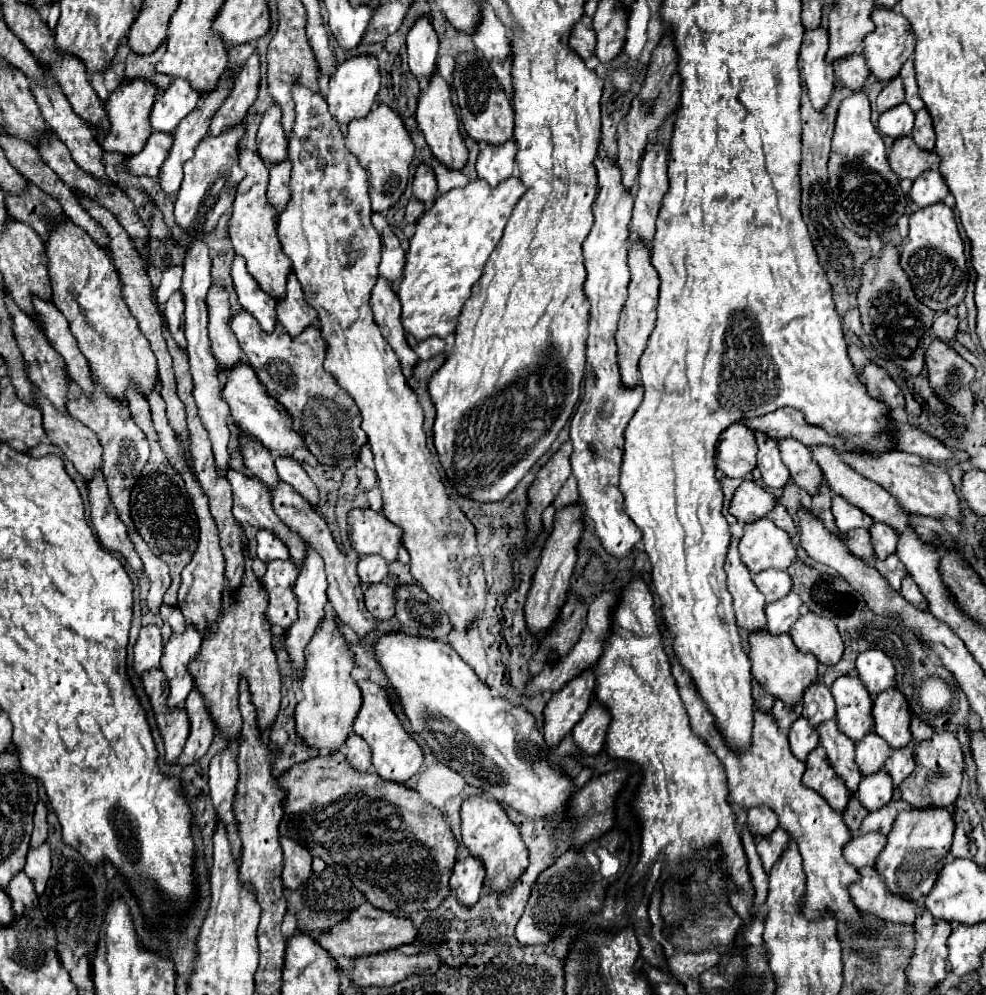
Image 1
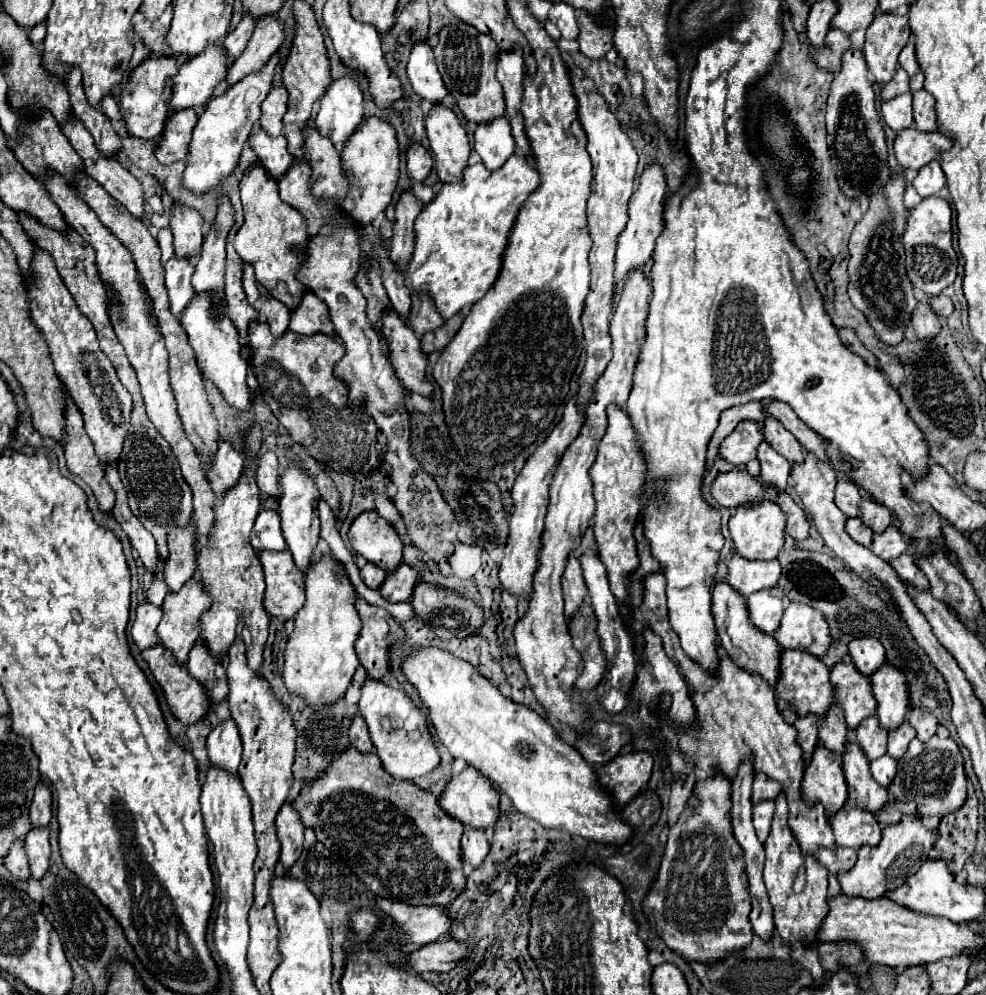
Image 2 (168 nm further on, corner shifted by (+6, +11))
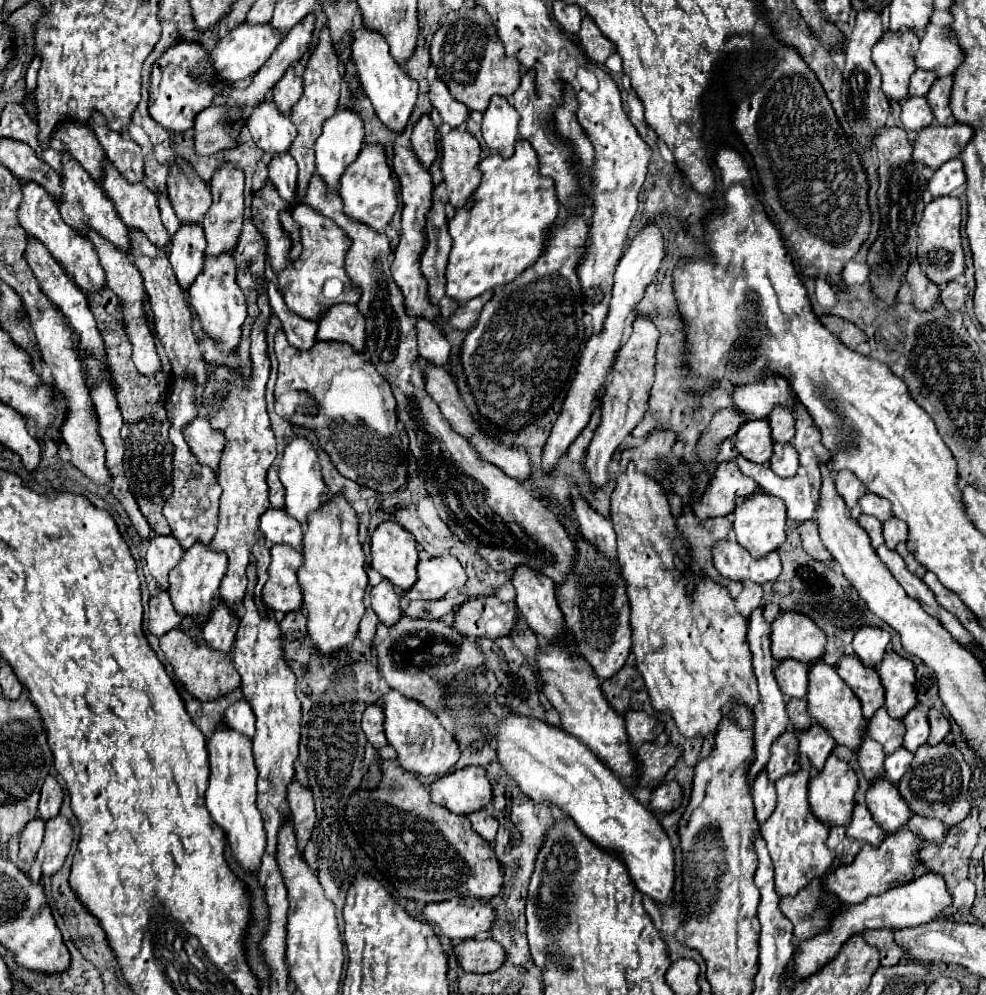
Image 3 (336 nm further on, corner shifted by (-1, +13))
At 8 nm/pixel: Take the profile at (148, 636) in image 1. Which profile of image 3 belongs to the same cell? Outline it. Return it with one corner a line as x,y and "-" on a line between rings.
160,593
150,599
150,615
148,615
148,631
156,637
162,637
170,629
174,629
182,617
174,611
168,593

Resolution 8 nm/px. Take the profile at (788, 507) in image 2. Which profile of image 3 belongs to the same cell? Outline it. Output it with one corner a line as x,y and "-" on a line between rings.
814,519
800,523
800,525
798,525
798,531
800,531
800,539
802,539
804,549
806,549
812,557
816,557
816,559
820,559
820,561
830,561
830,559
832,559
830,553
828,553
826,547
824,547
820,535
818,535
818,523
816,523

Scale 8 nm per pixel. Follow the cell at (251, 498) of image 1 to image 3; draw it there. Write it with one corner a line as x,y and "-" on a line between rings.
196,417
190,425
184,427
184,439
190,445
190,451
196,455
196,459
210,467
212,471
220,469
220,457
224,451
224,433
218,429
212,429
210,421
206,417

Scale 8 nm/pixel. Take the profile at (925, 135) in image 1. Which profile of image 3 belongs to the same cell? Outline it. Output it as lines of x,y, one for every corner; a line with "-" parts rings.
944,77
944,79
936,79
934,85
930,87
930,91
926,93
928,105
930,105
938,125
954,125
956,123
956,119
952,117
950,105
948,105
950,89
952,89
952,77

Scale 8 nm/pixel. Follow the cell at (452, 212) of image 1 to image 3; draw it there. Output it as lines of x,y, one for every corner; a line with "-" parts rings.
520,139
510,159
502,159
498,153
488,155
486,159
480,161
478,169
482,171
482,181
478,189
472,193
470,201
466,201
464,207
456,209
454,215
448,219
452,251
446,267
446,295
452,297
456,303
466,303
486,291
498,289
514,281
516,275
520,275
528,265
532,265
536,257
540,257
546,243
548,225
558,215
554,181
540,175
536,151
528,141

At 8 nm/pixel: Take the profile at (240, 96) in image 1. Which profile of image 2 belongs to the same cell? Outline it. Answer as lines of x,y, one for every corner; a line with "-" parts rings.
267,15
259,19
245,51
229,69
227,85
241,81
251,71
259,71
267,63
267,59
281,47
283,39
285,39
285,27
277,15

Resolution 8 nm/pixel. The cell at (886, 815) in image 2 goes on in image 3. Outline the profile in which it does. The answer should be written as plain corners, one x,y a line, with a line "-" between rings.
912,815
912,819
908,819
906,827
914,833
920,833
926,841
942,841
944,833
946,833
946,827
936,821
936,819
930,819
930,817
922,817
922,815

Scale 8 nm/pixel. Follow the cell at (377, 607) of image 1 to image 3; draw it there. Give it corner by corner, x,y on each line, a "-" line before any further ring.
454,555
422,559
418,563
418,579
412,589
404,591
404,599
442,599
450,589
460,589
466,573

